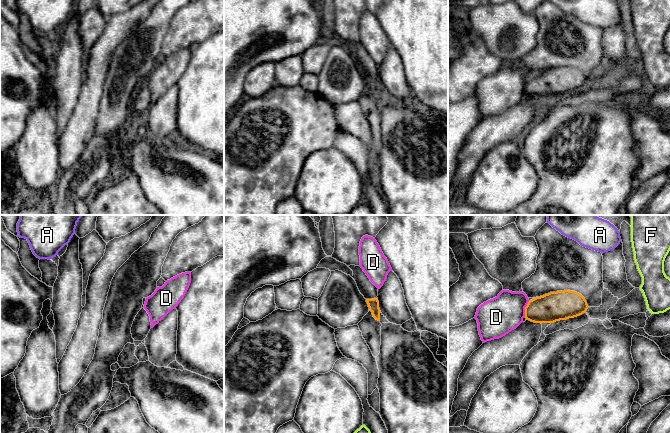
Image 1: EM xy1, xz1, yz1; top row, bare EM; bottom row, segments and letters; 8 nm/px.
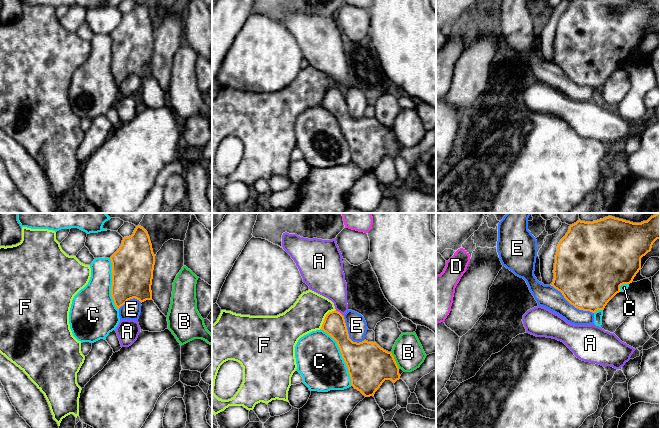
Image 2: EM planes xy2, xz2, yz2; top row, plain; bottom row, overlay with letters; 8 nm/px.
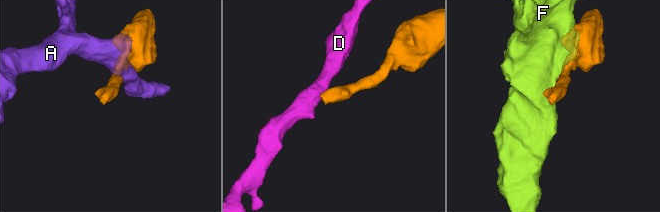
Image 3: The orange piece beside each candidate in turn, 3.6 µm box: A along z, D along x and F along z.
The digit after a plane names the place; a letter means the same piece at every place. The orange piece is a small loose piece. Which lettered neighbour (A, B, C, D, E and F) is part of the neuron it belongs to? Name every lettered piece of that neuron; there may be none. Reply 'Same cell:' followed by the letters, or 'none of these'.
Same cell: none of these

